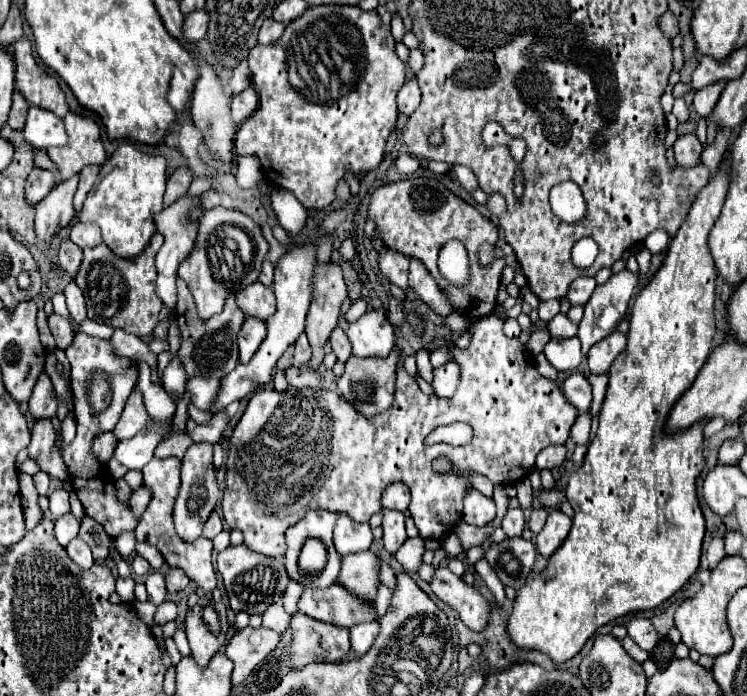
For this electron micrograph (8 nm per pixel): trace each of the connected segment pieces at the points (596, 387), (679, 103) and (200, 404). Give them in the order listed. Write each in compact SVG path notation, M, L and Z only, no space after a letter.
M590 374L588 376L592 390L594 390L594 400L590 406L590 412L596 416L600 412L600 406L604 402L604 392L606 392L606 384L608 384L608 374Z
M676 98L674 108L672 108L672 114L678 118L678 124L684 124L684 122L690 118L690 108L688 108L688 104L684 102L684 98Z
M204 376L186 378L186 392L190 394L192 404L204 412L210 410L210 404L218 394L218 388L220 388L218 378L204 378Z

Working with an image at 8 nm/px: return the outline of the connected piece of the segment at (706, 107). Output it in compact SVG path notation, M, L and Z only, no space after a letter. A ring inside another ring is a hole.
M720 80L720 82L714 82L706 88L700 88L698 92L694 92L694 110L700 114L700 116L710 116L720 94L722 94L722 88L726 86L726 80Z

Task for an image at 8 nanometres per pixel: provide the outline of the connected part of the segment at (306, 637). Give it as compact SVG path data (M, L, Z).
M300 612L292 616L290 628L294 668L304 668L312 662L338 662L350 650L348 628L326 624Z

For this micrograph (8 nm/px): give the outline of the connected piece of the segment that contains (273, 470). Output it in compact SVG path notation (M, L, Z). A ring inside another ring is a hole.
M494 316L482 318L478 324L470 326L472 344L466 350L452 350L450 360L460 366L458 388L452 398L428 396L418 390L416 380L398 364L396 370L396 394L394 404L380 412L378 416L366 418L360 414L350 402L342 400L342 396L334 390L314 390L314 388L288 388L286 392L276 392L262 388L258 390L240 422L236 424L226 464L226 488L224 488L224 520L234 530L242 530L244 544L264 556L280 558L286 552L284 532L302 520L308 510L330 510L336 514L346 514L354 522L368 522L372 514L380 512L380 496L384 488L392 482L402 480L410 492L412 502L408 506L410 514L416 522L422 538L442 540L450 534L462 518L462 500L472 484L464 478L464 474L484 474L494 484L516 484L526 478L540 450L552 444L566 444L570 438L570 428L578 416L578 410L566 400L560 386L554 380L548 380L536 372L534 358L520 344L518 338L508 338L502 332L502 322ZM466 422L472 426L472 440L464 446L450 444L426 444L426 436L444 424ZM328 426L332 432L330 446L332 452L328 456ZM436 456L448 456L454 460L458 474L434 474L432 460Z

